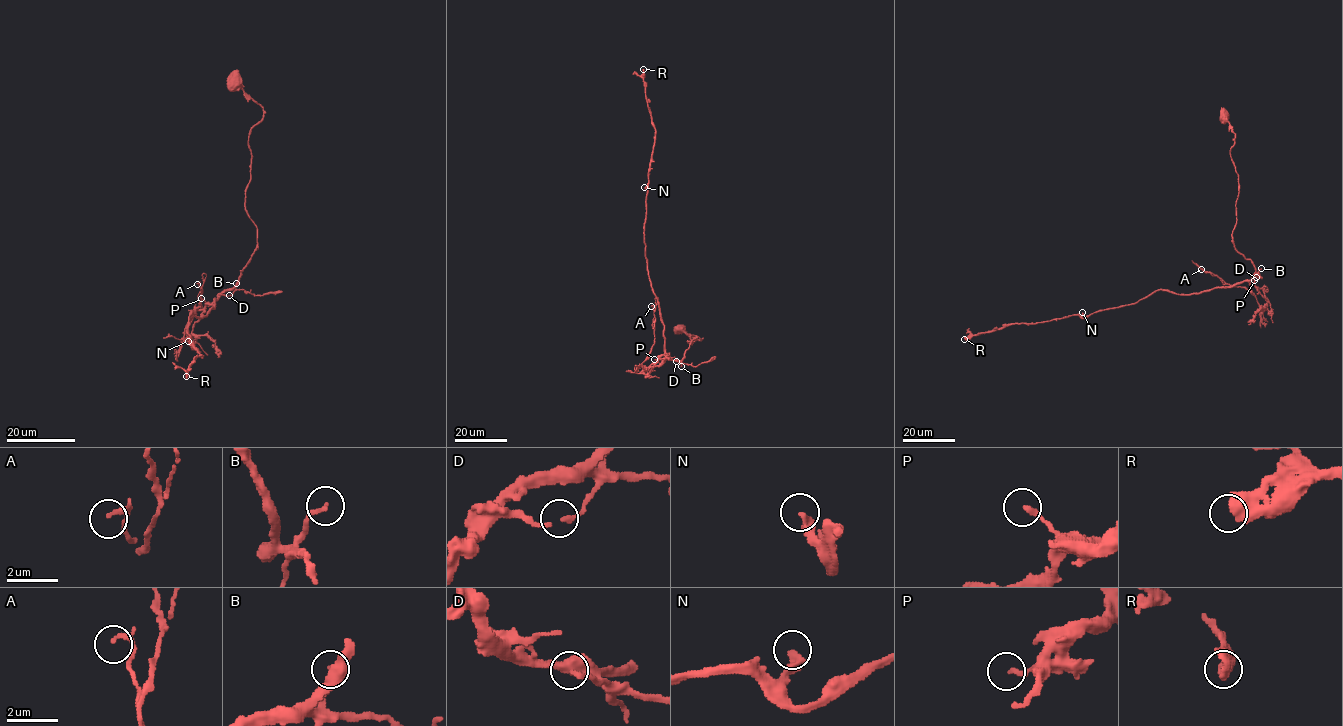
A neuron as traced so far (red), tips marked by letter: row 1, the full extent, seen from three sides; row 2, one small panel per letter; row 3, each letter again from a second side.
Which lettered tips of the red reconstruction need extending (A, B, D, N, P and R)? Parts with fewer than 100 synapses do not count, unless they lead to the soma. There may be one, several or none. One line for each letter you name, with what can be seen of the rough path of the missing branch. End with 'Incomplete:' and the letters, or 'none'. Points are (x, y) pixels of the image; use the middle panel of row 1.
Incomplete: R

